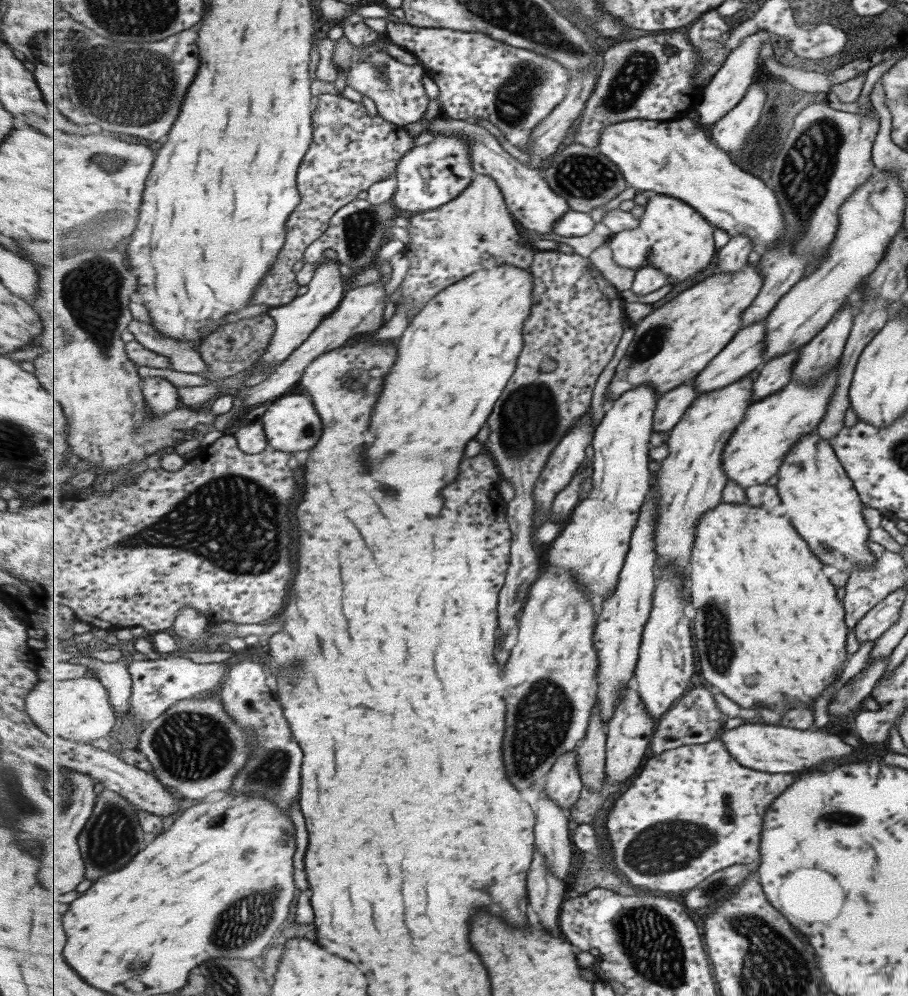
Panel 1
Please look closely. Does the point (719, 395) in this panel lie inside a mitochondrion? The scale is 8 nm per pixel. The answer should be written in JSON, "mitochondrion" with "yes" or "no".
{"mitochondrion":"no"}

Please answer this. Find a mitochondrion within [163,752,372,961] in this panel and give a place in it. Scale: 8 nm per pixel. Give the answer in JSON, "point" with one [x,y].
{"point":[234,927]}

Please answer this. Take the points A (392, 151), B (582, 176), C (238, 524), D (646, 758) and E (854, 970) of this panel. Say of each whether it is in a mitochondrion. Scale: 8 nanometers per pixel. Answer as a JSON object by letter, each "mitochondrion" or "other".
{"A":"other","B":"mitochondrion","C":"mitochondrion","D":"other","E":"other"}

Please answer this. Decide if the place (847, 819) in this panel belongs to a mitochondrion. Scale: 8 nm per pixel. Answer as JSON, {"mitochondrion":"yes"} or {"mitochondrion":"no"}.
{"mitochondrion":"yes"}

